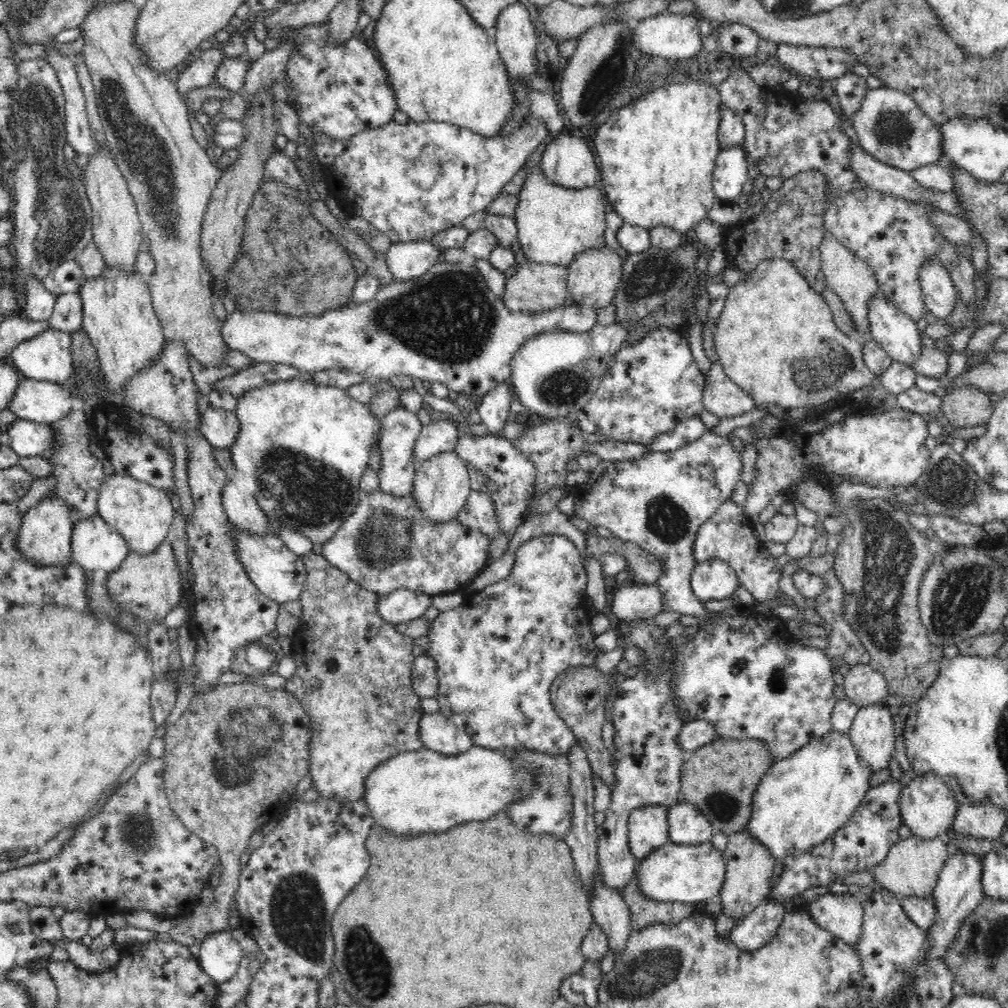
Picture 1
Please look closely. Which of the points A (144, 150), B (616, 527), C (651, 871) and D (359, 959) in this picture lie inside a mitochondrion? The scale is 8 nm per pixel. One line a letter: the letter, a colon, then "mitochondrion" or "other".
A: mitochondrion
B: other
C: other
D: mitochondrion

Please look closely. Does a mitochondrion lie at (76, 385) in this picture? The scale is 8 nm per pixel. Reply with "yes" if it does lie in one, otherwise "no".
no

